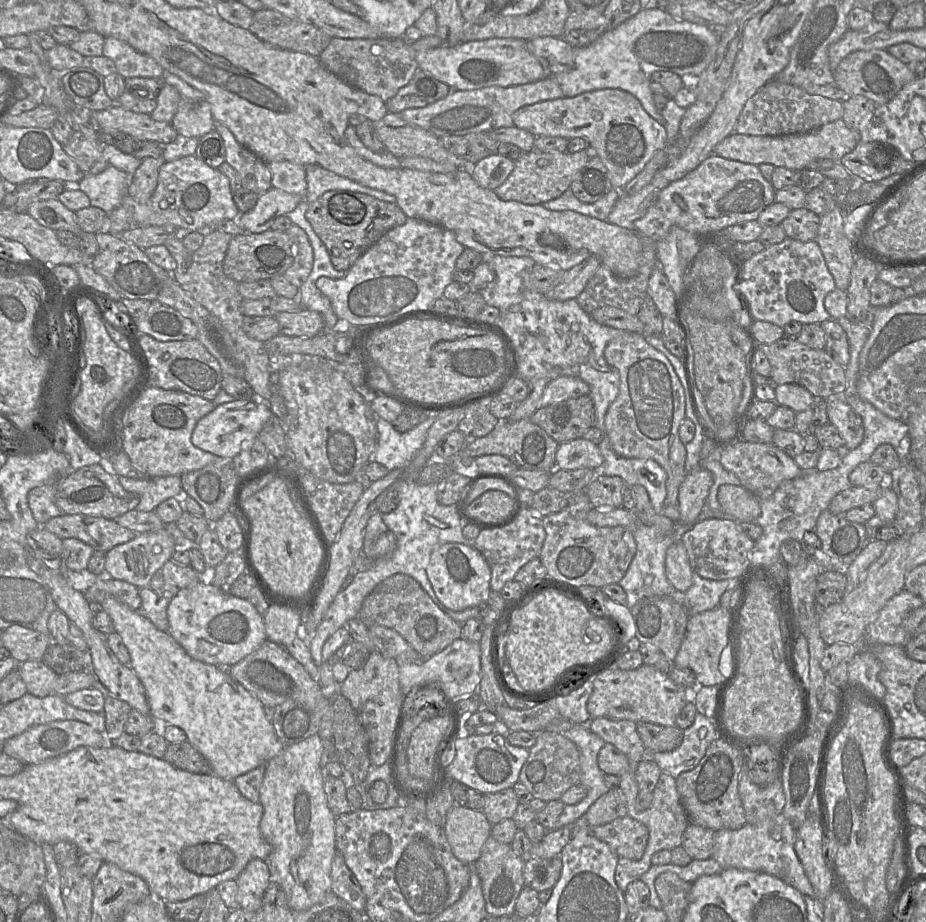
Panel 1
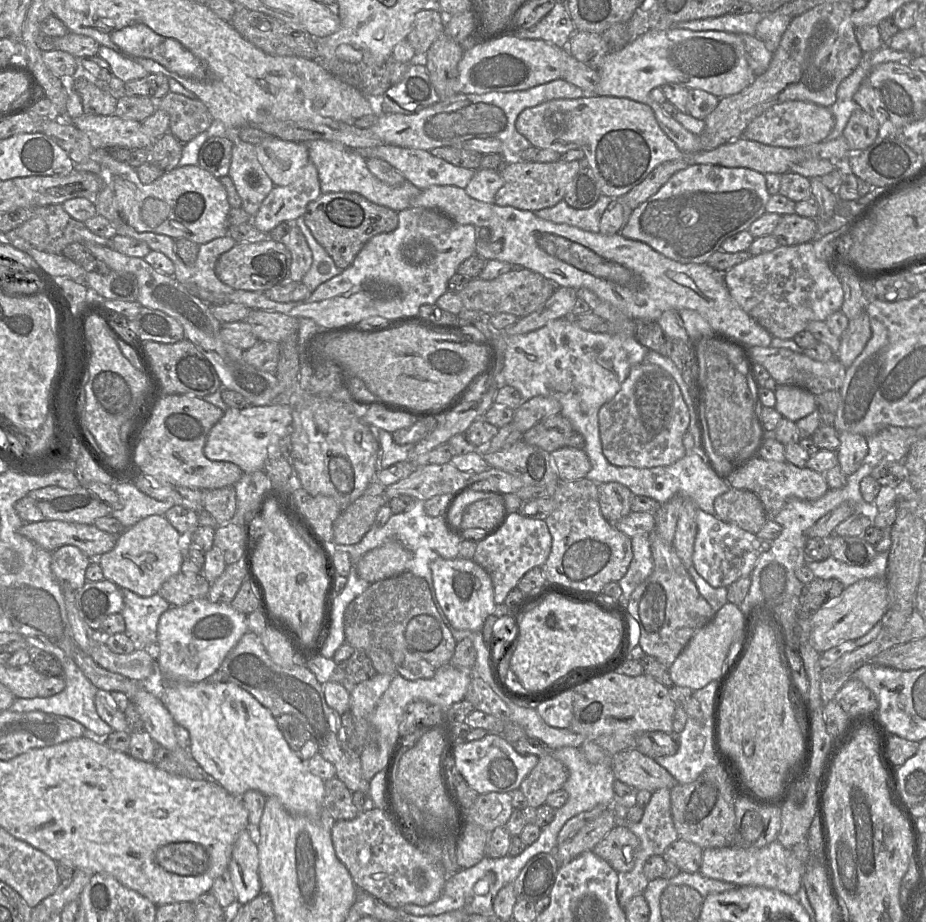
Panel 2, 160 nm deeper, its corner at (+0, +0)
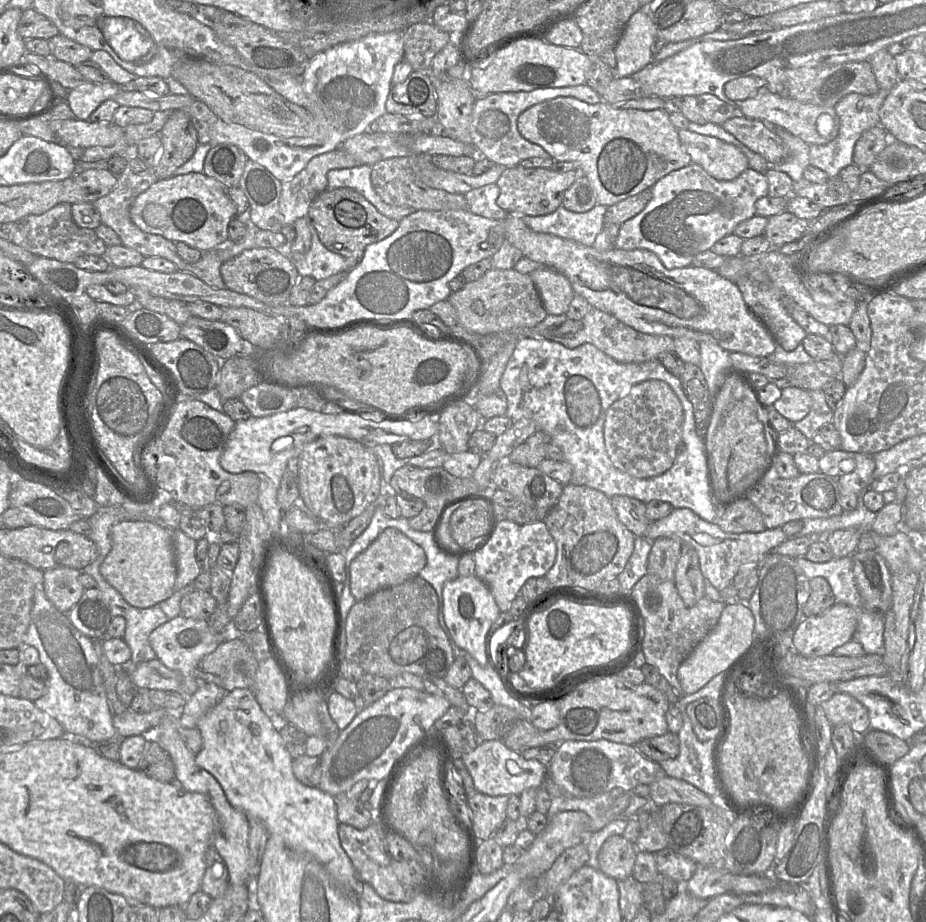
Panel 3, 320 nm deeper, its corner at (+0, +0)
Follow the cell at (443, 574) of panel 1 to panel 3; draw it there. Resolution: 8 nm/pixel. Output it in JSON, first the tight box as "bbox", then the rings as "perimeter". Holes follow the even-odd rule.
{"bbox":[443,575,500,665],"perimeter":[[[476,575],[458,576],[443,586],[444,619],[457,646],[469,653],[480,665],[490,663],[487,654],[487,636],[500,614],[494,596],[487,585]]]}

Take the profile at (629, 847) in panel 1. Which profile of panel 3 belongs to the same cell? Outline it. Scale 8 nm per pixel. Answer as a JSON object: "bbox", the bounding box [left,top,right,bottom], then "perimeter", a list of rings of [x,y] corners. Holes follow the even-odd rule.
{"bbox":[598,835,637,880],"perimeter":[[[613,835],[606,839],[598,852],[599,870],[617,880],[632,876],[637,855],[636,847],[623,835]]]}

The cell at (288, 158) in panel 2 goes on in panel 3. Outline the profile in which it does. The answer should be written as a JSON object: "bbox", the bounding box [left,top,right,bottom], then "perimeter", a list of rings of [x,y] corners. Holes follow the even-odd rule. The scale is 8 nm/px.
{"bbox":[211,31,404,182],"perimeter":[[[404,31],[368,34],[360,39],[346,42],[319,52],[309,59],[302,74],[302,84],[306,94],[306,109],[316,122],[316,133],[309,137],[286,138],[268,134],[246,126],[227,123],[217,119],[211,128],[211,147],[228,143],[240,148],[248,159],[267,168],[281,182],[287,181],[299,173],[315,156],[333,151],[347,139],[368,131],[370,124],[387,113],[386,101],[392,87],[395,66],[404,59]]]}

